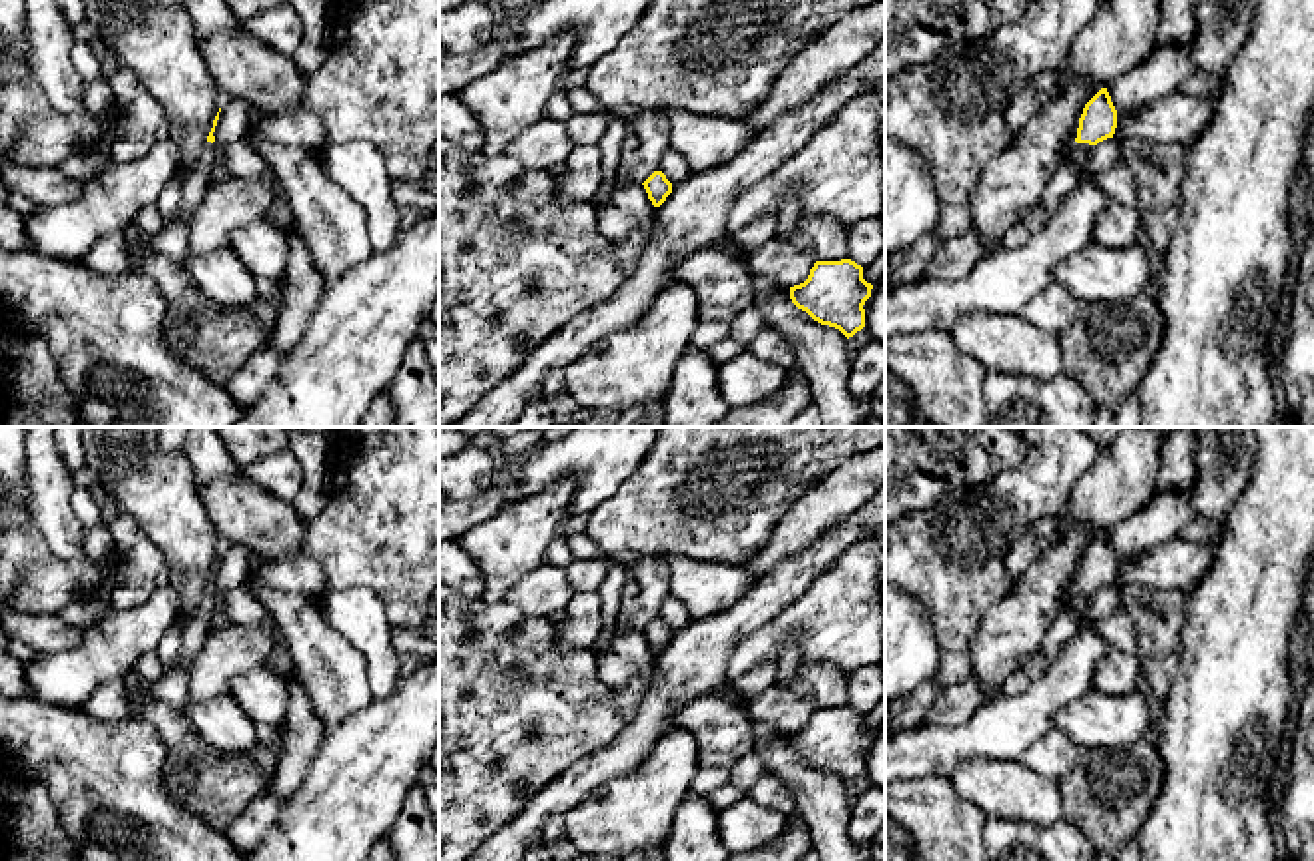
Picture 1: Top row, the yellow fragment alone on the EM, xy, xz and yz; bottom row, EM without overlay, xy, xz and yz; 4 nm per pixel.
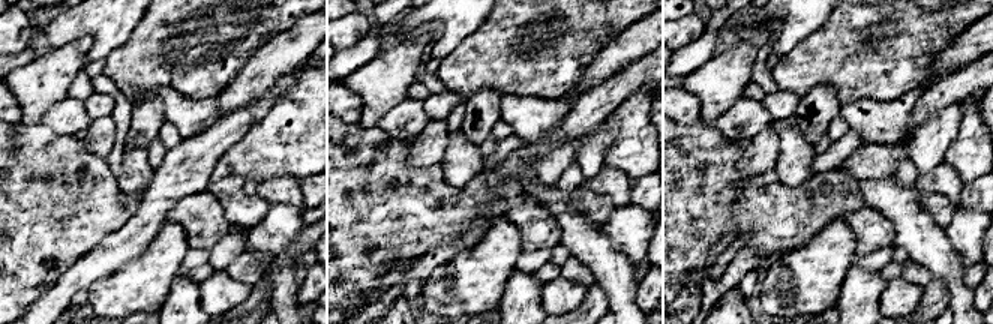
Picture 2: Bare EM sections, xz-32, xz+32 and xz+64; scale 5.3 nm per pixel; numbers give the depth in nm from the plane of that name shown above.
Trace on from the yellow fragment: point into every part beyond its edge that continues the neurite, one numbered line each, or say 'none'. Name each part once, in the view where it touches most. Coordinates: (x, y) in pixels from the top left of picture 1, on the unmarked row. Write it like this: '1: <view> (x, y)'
1: yz (1081, 596)

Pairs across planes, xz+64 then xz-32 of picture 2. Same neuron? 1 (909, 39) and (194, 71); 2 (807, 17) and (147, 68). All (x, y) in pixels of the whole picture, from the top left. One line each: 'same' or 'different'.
1: same
2: different

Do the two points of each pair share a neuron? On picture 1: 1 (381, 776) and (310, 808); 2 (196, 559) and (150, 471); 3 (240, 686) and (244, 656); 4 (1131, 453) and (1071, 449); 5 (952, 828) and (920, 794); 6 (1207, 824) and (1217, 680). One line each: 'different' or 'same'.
1: same
2: same
3: different
4: different
5: same
6: same

